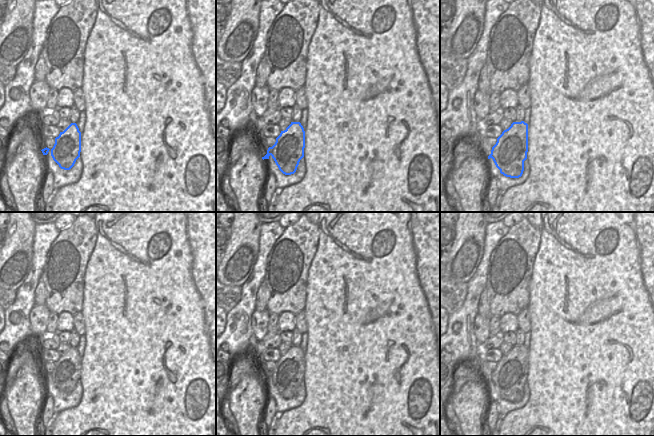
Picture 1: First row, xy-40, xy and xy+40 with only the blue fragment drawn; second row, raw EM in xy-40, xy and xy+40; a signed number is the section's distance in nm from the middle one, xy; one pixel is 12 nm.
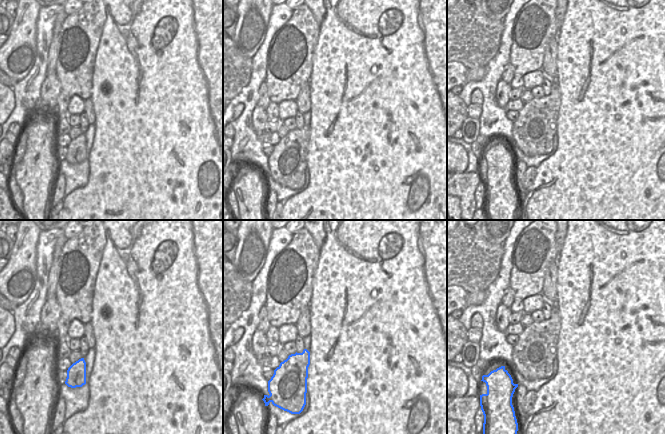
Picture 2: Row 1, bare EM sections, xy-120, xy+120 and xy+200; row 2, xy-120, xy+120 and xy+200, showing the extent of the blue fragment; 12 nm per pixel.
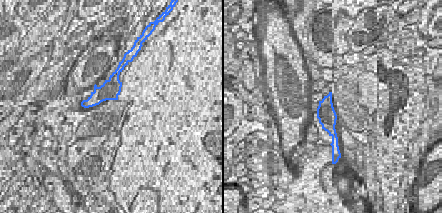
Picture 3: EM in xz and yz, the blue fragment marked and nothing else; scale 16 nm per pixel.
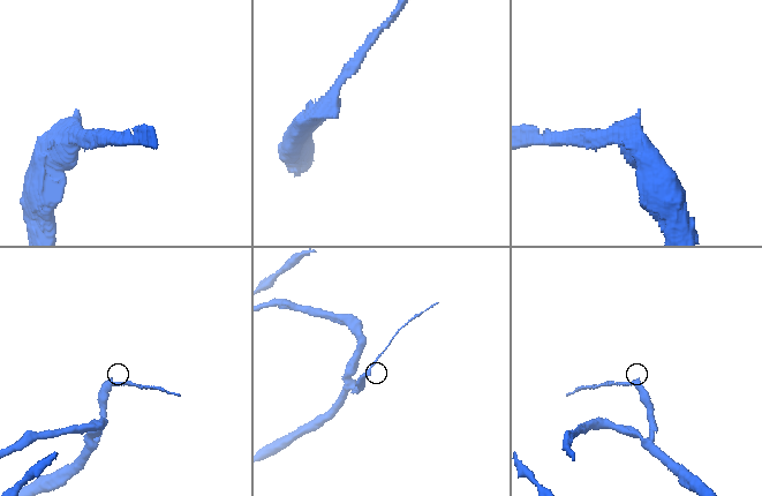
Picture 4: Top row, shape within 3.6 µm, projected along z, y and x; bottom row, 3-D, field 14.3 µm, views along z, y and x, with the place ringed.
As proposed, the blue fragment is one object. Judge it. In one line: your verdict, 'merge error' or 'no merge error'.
merge error

